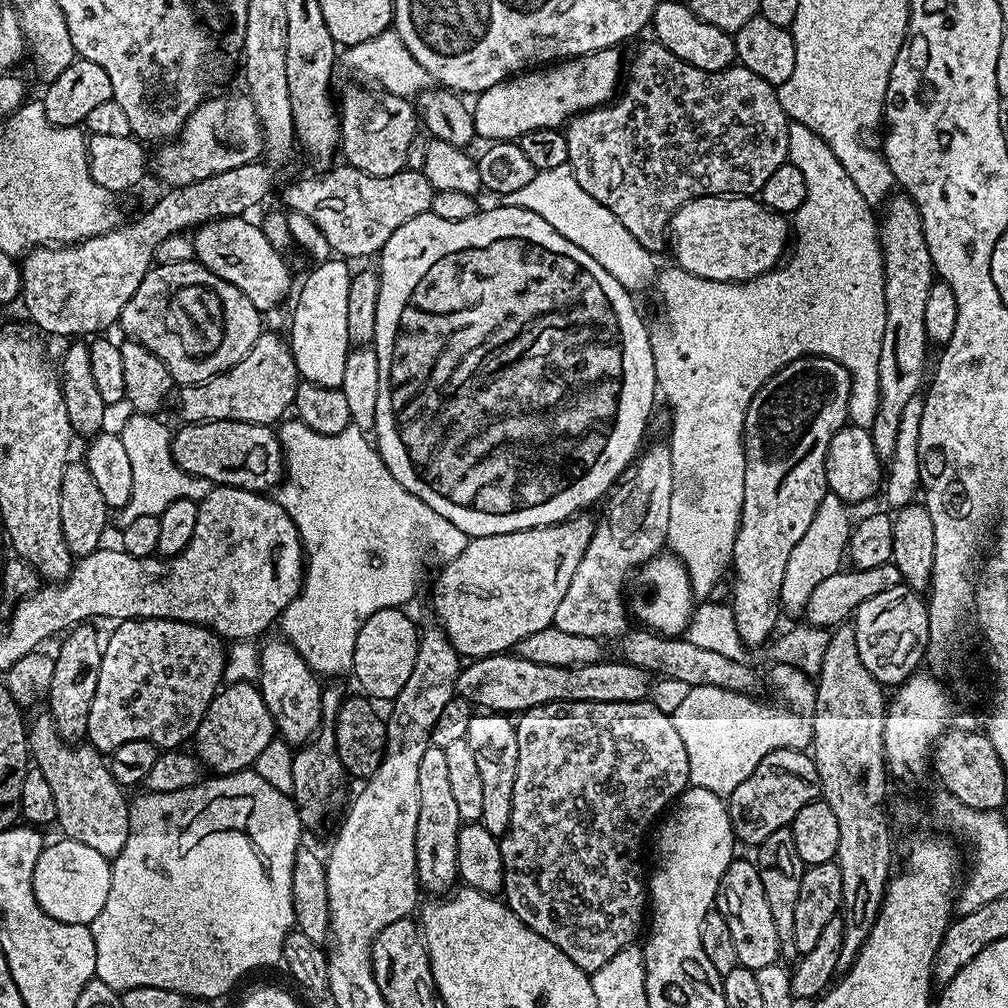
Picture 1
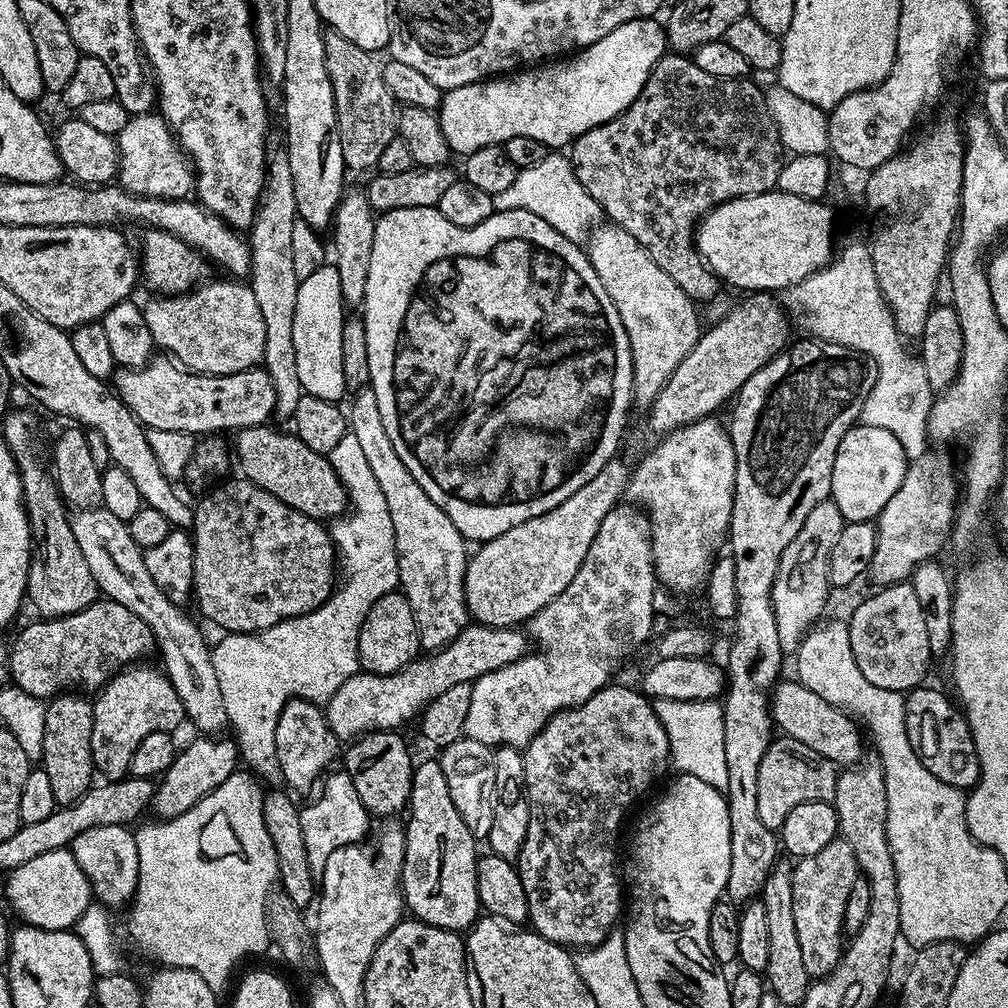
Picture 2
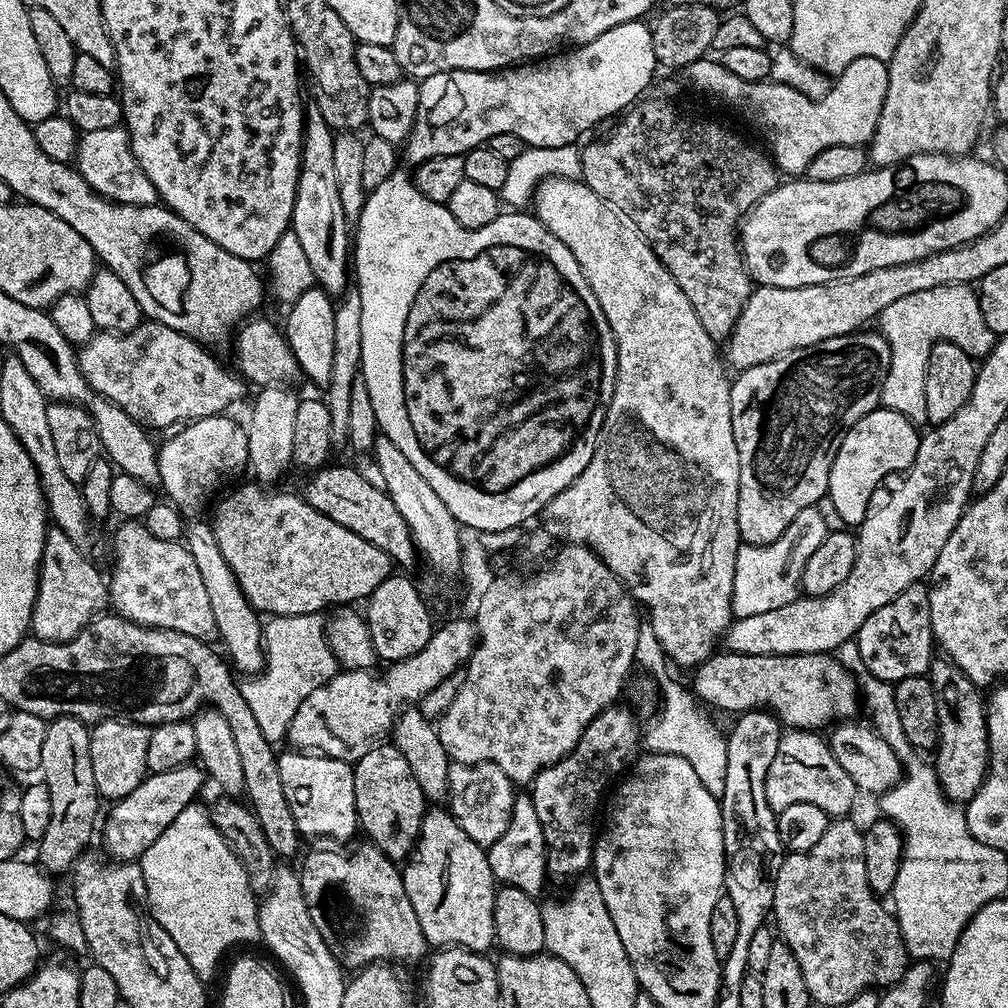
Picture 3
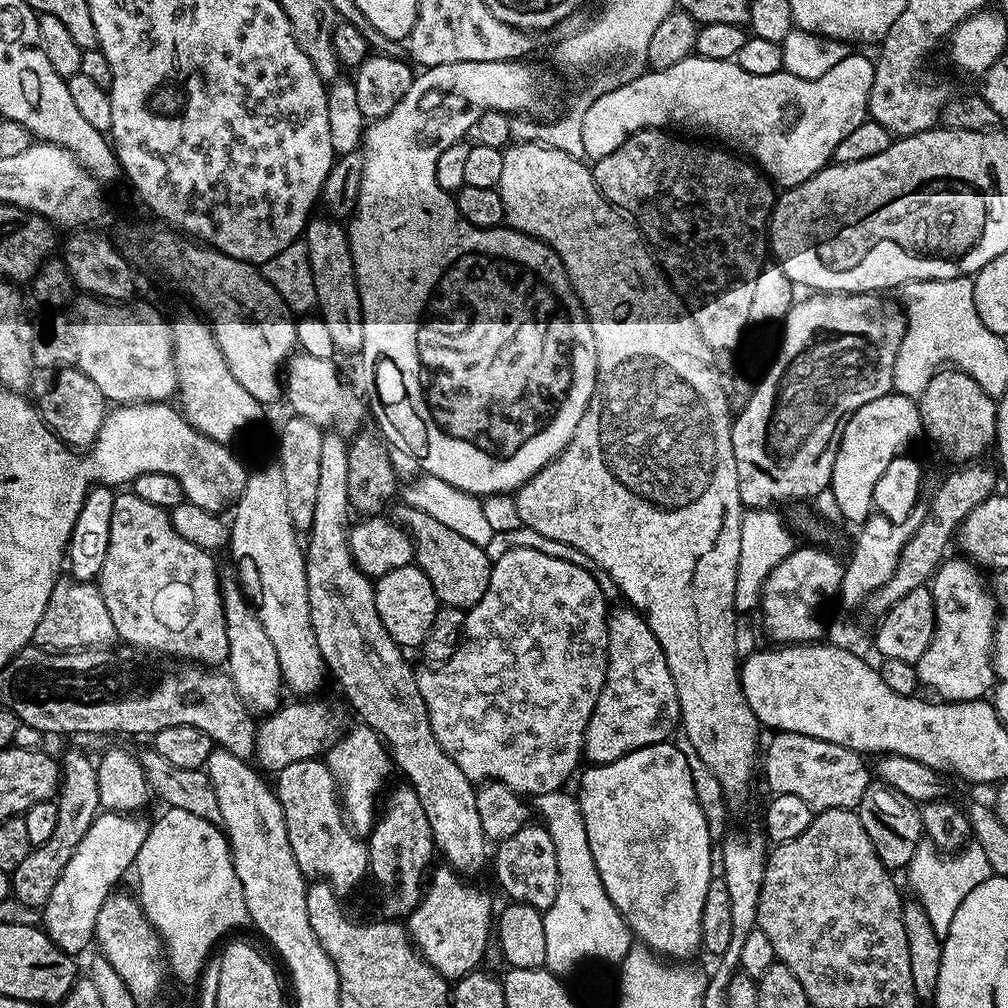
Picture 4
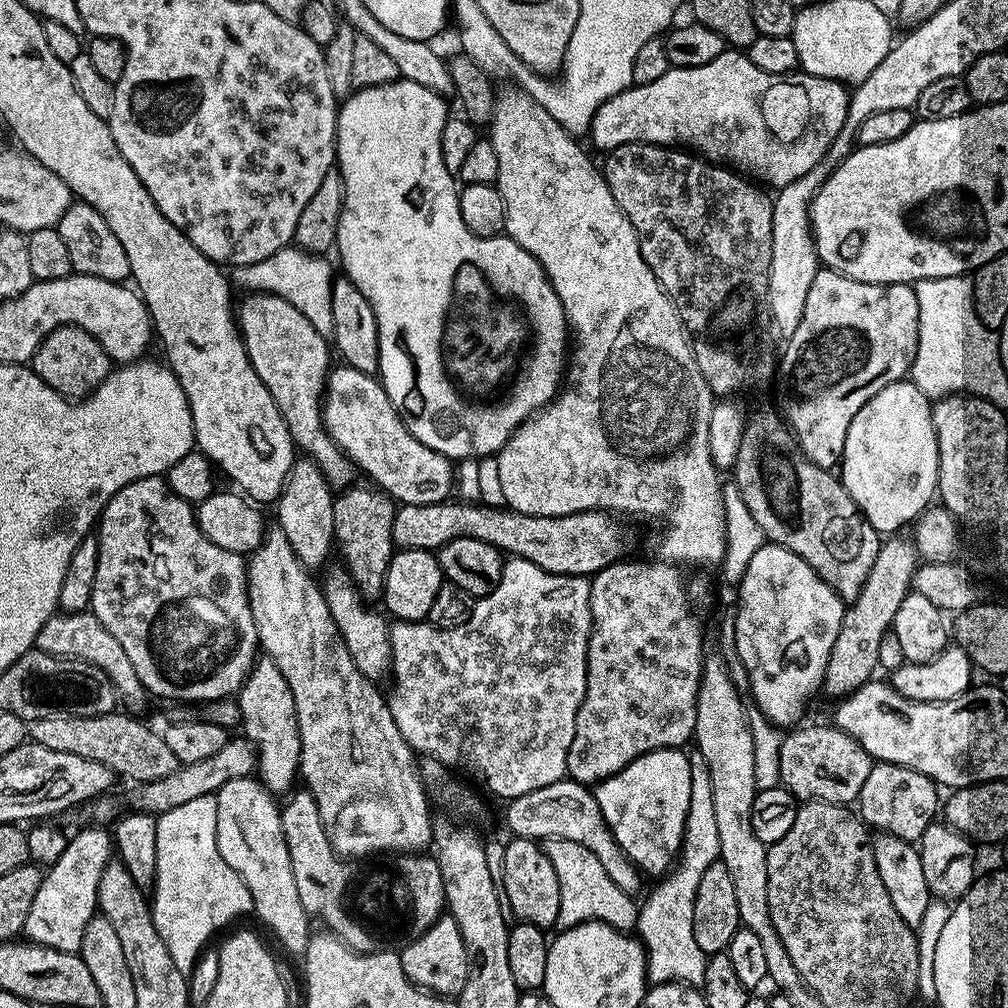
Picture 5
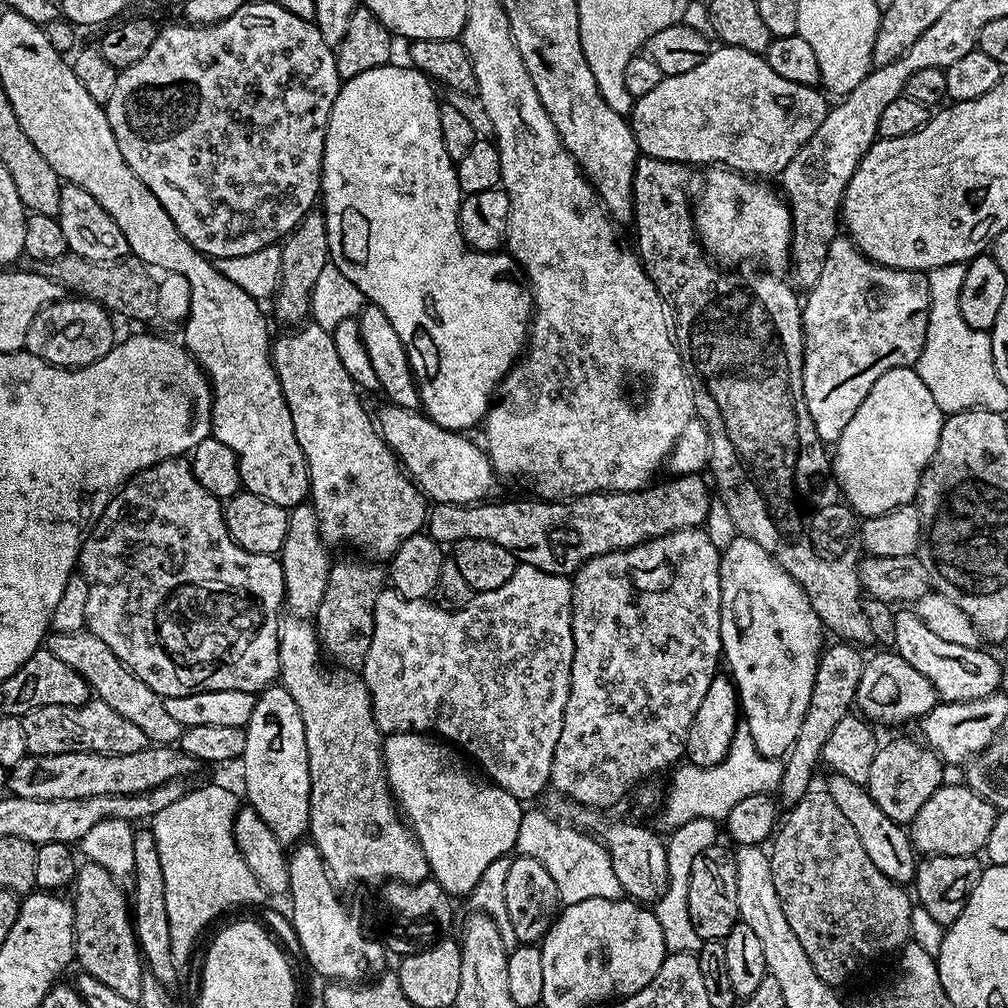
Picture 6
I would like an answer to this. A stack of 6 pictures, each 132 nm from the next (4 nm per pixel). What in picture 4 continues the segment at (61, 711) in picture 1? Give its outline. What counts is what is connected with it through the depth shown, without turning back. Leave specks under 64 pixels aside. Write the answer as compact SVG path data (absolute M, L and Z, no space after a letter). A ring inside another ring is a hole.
M84 750L71 751L65 754L64 760L62 756L60 764L60 786L55 797L58 819L54 831L50 833L50 838L46 838L46 842L33 846L30 854L26 854L25 860L10 874L11 895L37 910L43 909L50 898L50 890L54 890L55 883L62 876L62 870L66 868L66 862L70 862L70 854L74 854L78 842L82 842L86 830L90 830L90 822L94 822L101 811L93 757L88 757L89 753Z

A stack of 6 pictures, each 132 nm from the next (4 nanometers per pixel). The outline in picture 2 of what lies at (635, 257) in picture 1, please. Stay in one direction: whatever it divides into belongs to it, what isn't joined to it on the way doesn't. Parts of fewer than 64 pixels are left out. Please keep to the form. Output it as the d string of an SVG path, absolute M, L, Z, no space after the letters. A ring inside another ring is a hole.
M549 154L542 158L542 162L519 169L512 185L502 190L502 194L492 197L492 207L497 212L528 212L535 219L546 222L565 241L580 242L589 235L602 213L598 202L594 202L594 198L586 194L582 182L578 182L571 159L560 155L564 154Z

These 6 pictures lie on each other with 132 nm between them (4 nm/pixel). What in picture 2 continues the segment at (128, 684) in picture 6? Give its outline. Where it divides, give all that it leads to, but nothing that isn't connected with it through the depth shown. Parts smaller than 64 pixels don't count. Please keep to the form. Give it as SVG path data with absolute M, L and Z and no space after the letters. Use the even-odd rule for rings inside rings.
M9 411L3 417L4 432L2 439L16 459L22 482L24 509L28 515L28 525L32 535L32 557L28 567L27 603L36 607L36 616L45 620L57 620L78 610L86 610L98 598L98 589L94 574L90 574L90 565L74 539L74 530L69 509L60 497L55 475L49 465L40 457L36 449L36 416L32 412Z

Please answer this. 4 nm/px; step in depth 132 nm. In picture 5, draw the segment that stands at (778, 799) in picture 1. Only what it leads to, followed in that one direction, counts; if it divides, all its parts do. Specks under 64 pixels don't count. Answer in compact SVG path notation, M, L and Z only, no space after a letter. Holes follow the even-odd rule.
M824 724L804 727L793 727L780 744L780 784L800 802L821 800L848 806L859 801L860 791L874 763L872 757L866 754L866 750L862 750L858 742L854 742L854 738L850 738L850 734L838 727L827 728Z

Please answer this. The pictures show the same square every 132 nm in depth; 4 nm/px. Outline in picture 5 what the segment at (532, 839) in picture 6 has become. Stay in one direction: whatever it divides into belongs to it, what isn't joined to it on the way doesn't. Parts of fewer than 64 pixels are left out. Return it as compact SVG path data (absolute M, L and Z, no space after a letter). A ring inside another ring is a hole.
M546 840L542 847L554 866L554 874L558 874L560 913L556 924L561 929L573 928L587 920L601 920L621 930L635 929L637 901L632 901L635 899L629 893L618 890L614 882L610 882L610 874L602 870L602 862L598 862L586 846L578 846L578 842L569 840Z

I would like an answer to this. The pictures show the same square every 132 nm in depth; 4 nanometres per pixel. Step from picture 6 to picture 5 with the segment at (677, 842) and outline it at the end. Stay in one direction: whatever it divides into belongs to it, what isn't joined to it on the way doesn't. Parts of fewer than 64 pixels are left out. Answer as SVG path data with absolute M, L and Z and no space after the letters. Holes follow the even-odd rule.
M695 750L688 752L690 762L690 810L686 810L684 837L680 851L663 876L655 881L652 893L639 905L635 935L644 945L648 979L652 984L690 984L699 986L706 974L708 956L694 938L694 894L707 867L720 858L718 826L714 819L714 790L706 758Z

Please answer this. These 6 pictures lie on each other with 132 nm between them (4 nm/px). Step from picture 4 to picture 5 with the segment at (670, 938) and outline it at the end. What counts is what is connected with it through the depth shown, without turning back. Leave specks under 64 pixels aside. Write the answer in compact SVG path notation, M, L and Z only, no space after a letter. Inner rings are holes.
M659 748L636 760L631 760L621 772L607 776L595 785L596 804L600 807L612 841L619 846L631 864L636 865L645 877L659 878L672 867L684 837L686 810L690 810L690 762L688 752L679 748Z

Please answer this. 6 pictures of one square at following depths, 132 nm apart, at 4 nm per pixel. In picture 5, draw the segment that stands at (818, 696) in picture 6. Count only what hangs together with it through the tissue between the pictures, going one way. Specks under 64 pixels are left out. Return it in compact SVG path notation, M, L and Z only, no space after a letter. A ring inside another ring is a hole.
M896 534L881 543L878 558L874 558L874 566L870 566L870 574L858 598L844 609L842 626L838 626L838 638L834 638L824 670L823 695L843 698L875 677L872 675L880 668L878 645L882 636L890 631L902 598L908 596L917 567L916 546L907 535Z

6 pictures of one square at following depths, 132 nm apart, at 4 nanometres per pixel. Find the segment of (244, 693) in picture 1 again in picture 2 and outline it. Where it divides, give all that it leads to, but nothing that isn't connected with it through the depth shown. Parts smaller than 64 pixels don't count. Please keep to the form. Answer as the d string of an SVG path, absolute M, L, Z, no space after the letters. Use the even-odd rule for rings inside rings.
M208 734L201 735L196 739L200 740L192 740L185 748L183 745L177 751L170 770L164 772L162 779L156 785L156 797L152 799L151 811L157 812L155 815L161 820L173 820L176 816L186 814L186 810L190 810L190 806L202 802L202 798L206 798L206 794L218 790L218 786L222 786L222 782L226 782L226 778L230 778L230 774L237 771L238 745L235 739L220 740L224 738L213 738Z

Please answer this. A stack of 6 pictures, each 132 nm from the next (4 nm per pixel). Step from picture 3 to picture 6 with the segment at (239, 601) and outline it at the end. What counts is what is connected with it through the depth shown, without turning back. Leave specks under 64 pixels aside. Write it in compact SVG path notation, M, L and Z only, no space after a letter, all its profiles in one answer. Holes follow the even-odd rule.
M269 686L256 696L254 714L250 714L246 734L244 764L244 796L247 807L252 808L274 834L281 846L292 846L305 839L310 818L310 766L306 754L306 726L302 726L302 714L294 706L294 698L282 686Z

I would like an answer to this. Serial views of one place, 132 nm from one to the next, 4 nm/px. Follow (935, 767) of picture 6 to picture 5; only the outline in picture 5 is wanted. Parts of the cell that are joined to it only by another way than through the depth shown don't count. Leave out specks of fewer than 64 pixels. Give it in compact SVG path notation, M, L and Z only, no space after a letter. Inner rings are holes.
M876 762L873 763L870 775L860 791L858 815L869 829L877 833L885 832L894 838L916 842L926 830L926 826L930 826L937 819L942 796L936 791L936 781L918 770Z

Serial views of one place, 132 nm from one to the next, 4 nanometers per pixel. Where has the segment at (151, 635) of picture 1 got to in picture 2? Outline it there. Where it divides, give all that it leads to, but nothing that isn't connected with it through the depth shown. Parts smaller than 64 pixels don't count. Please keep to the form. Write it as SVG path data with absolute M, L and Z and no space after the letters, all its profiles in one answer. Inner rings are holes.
M140 662L116 673L95 697L92 706L94 730L90 730L90 754L92 766L97 773L101 772L104 780L122 780L130 773L130 758L134 758L134 750L138 750L138 742L146 738L146 734L155 732L177 731L176 727L185 723L184 707L169 682L167 675L159 667L151 668L148 662Z

